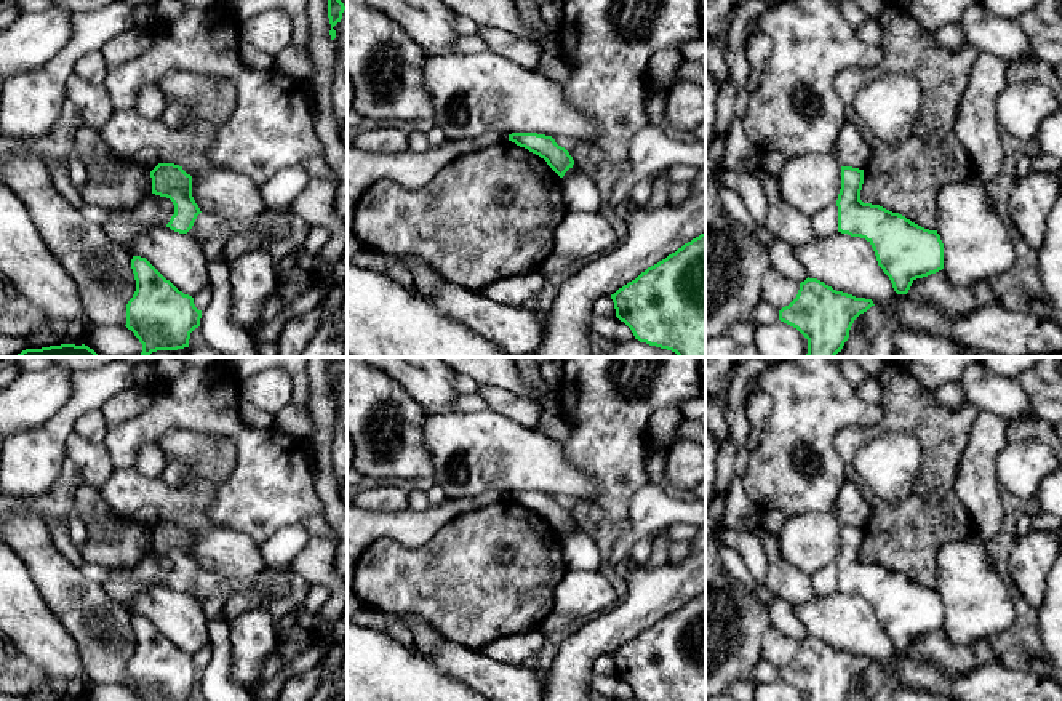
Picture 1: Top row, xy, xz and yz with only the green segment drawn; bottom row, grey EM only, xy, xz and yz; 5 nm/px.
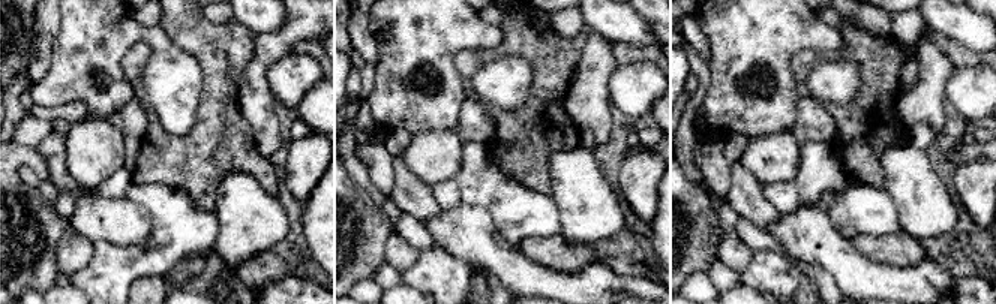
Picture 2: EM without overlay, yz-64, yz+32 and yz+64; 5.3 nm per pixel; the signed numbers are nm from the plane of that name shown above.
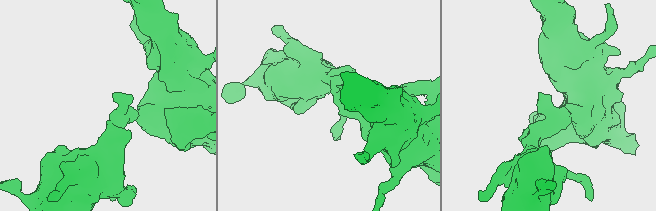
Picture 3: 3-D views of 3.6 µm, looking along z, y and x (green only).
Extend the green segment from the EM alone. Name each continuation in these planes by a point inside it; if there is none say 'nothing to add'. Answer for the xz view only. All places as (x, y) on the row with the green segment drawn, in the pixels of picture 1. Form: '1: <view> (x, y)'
nothing to add

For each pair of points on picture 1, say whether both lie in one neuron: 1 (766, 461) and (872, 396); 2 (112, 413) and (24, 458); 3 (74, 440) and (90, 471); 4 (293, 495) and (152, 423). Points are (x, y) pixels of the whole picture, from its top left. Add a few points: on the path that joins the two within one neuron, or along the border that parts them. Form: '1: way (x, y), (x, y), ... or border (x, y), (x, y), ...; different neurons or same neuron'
1: border (854, 388), (864, 400), (878, 404); different neurons
2: border (133, 386), (109, 397), (99, 407); different neurons
3: way (79, 448), (90, 463); same neuron
4: way (263, 458), (221, 418), (189, 418); same neuron

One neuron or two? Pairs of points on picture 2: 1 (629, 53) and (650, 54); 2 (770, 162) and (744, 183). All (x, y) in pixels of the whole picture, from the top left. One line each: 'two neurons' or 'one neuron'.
1: one neuron
2: two neurons

